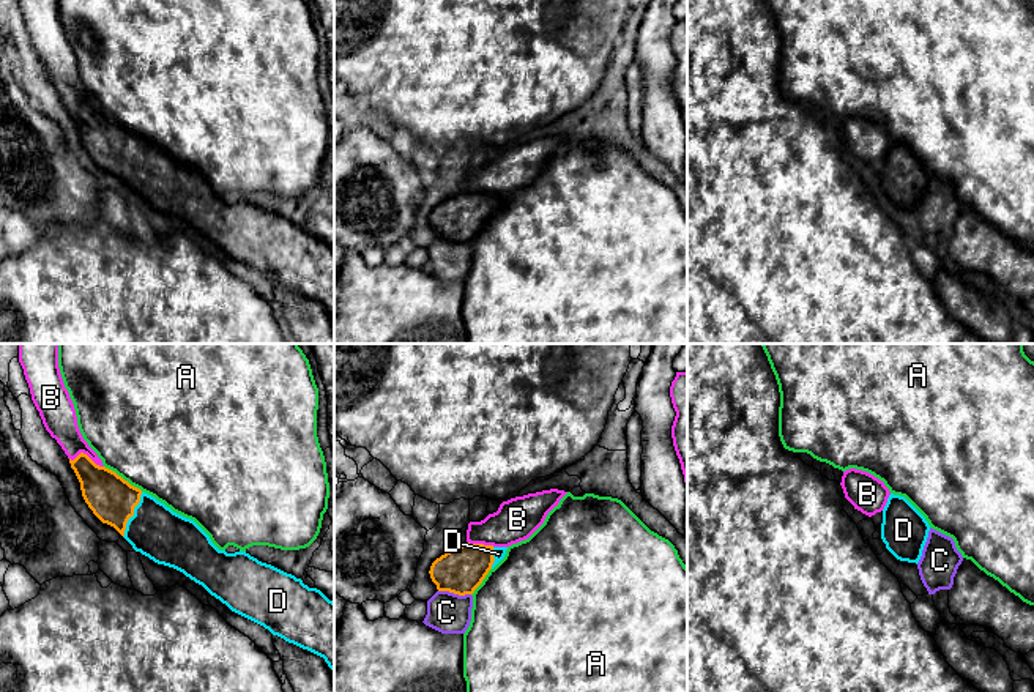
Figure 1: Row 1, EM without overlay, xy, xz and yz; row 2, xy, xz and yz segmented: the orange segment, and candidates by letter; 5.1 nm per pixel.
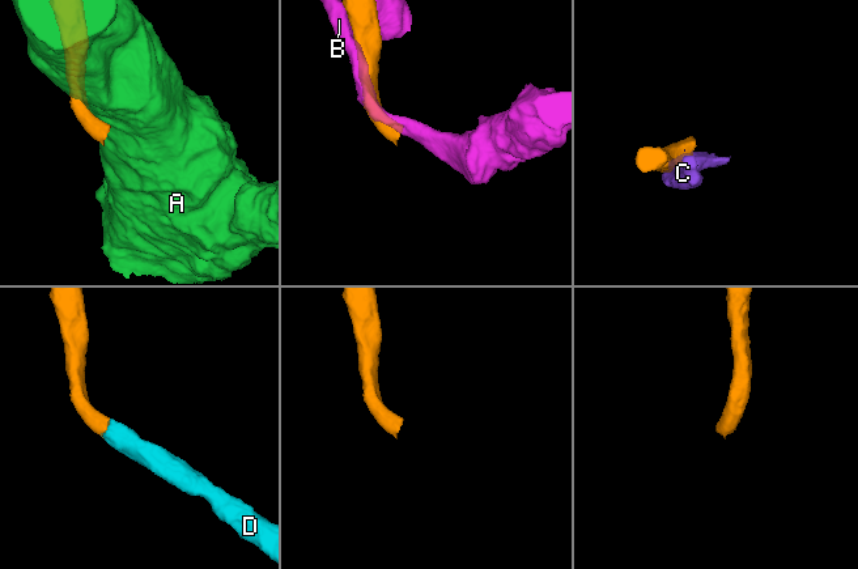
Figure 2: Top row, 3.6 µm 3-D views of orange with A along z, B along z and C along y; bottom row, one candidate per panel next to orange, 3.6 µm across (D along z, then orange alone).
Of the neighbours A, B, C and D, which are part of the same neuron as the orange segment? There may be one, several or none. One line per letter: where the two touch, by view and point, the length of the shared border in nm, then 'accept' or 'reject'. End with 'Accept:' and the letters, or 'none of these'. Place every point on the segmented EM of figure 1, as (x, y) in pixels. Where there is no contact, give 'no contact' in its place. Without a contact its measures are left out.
A: meets orange in xy at (122, 478); contact 240 nm long; reject
B: meets orange in xy at (85, 454); contact 180 nm long; reject
C: meets orange in xz at (454, 593); contact 170 nm long; reject
D: meets orange in xy at (133, 514); contact 260 nm long; accept
Accept: D

